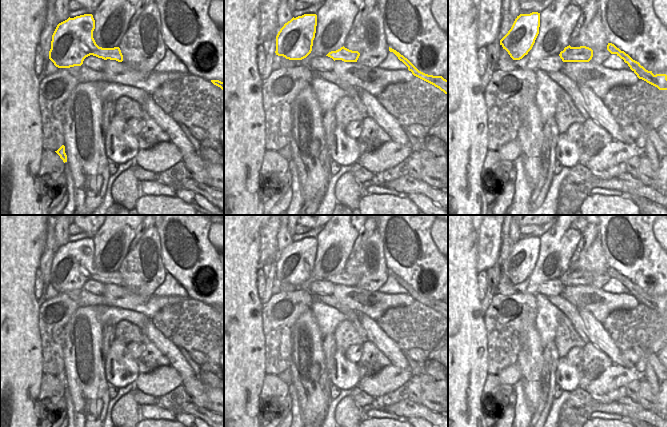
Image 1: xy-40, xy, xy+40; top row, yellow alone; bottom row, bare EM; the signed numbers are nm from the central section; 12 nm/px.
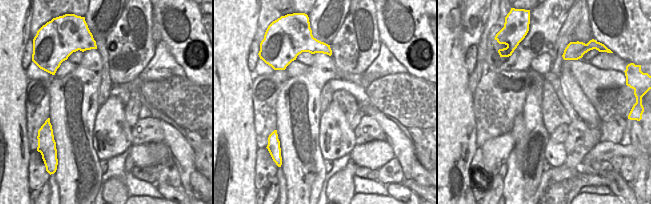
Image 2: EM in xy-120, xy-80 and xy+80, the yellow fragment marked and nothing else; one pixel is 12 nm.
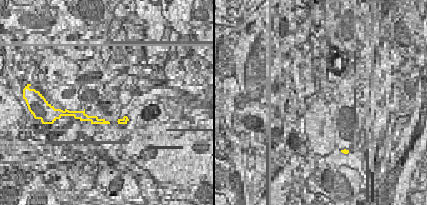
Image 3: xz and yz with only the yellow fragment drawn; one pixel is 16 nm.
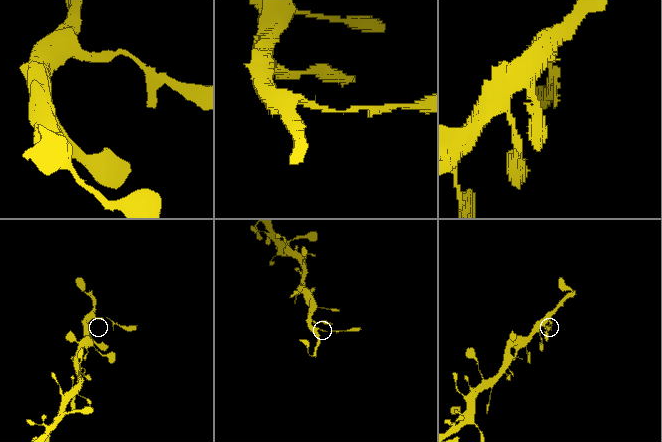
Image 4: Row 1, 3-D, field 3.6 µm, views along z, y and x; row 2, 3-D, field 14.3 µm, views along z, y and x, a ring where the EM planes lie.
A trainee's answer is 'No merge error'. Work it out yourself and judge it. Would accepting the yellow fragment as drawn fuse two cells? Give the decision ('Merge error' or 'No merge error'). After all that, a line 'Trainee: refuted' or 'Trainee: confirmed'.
Merge error
Trainee: refuted

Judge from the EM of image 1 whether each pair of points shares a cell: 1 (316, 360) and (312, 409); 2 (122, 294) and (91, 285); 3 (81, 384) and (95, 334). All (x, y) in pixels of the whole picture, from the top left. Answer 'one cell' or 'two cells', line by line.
1: one cell
2: two cells
3: one cell

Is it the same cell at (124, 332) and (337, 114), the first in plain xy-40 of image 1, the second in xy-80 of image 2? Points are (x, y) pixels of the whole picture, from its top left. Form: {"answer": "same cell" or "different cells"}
{"answer": "different cells"}

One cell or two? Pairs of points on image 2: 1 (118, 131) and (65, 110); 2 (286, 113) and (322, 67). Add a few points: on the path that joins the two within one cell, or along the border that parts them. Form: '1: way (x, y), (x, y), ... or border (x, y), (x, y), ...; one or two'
1: border (100, 106), (94, 122), (94, 146); two
2: way (285, 98), (284, 91), (291, 83), (307, 80); one

